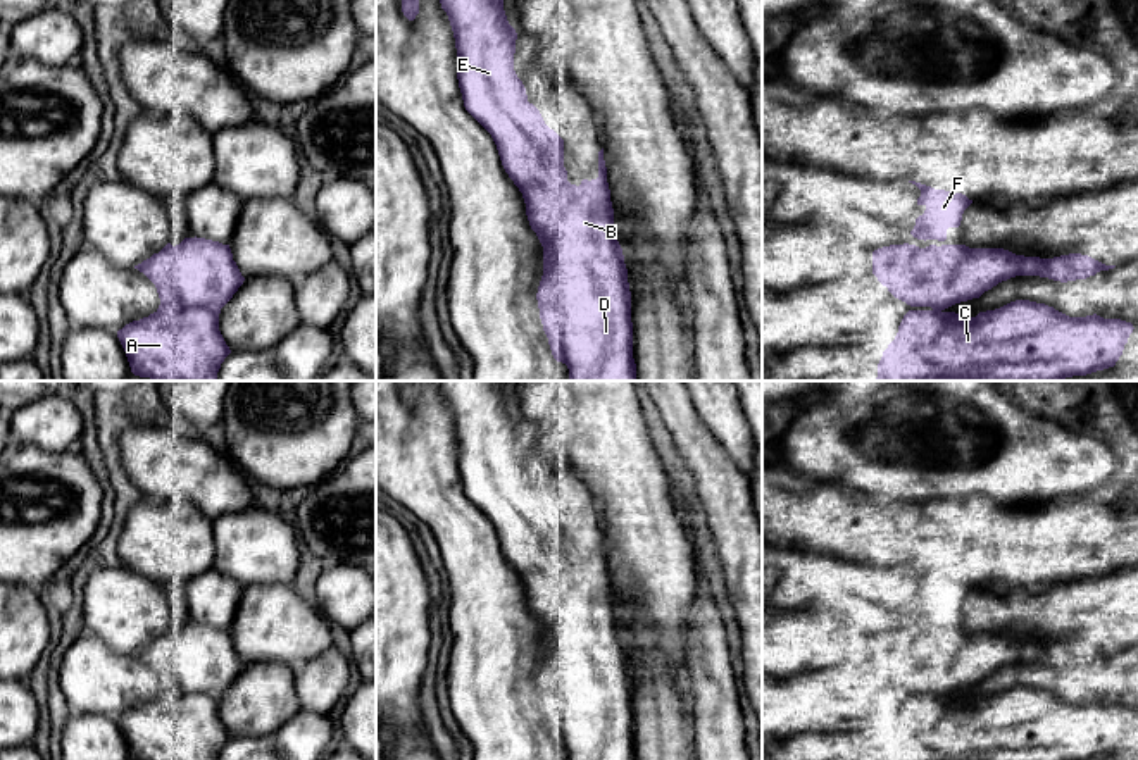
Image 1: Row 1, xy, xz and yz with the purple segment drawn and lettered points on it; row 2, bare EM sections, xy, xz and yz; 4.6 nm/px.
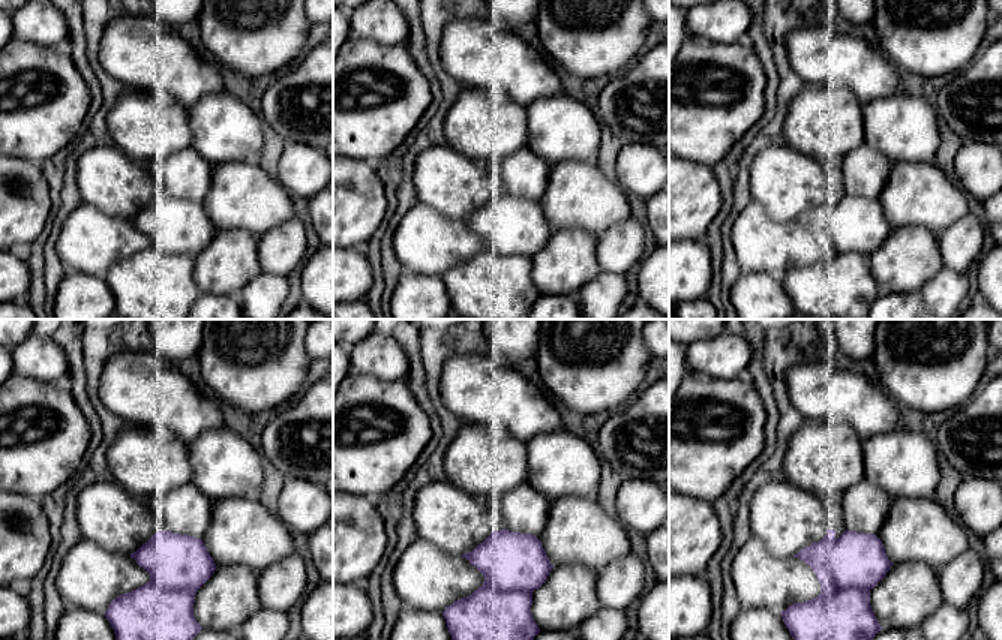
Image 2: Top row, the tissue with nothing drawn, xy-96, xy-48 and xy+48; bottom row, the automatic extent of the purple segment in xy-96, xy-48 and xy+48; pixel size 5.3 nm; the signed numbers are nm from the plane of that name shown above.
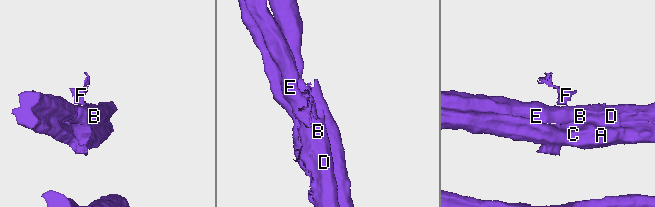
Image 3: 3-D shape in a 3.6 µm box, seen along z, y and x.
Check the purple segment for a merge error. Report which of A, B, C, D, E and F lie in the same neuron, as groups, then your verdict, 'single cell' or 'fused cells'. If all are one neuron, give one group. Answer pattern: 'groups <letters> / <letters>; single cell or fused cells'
groups A C / B D E F; fused cells

